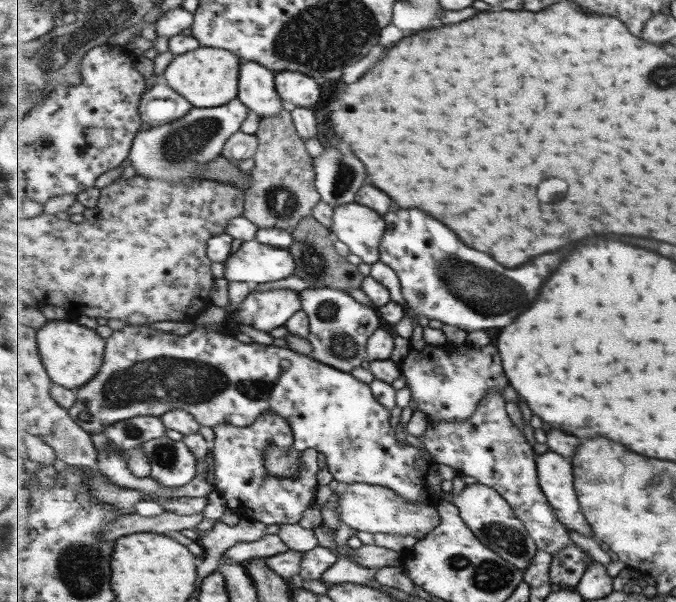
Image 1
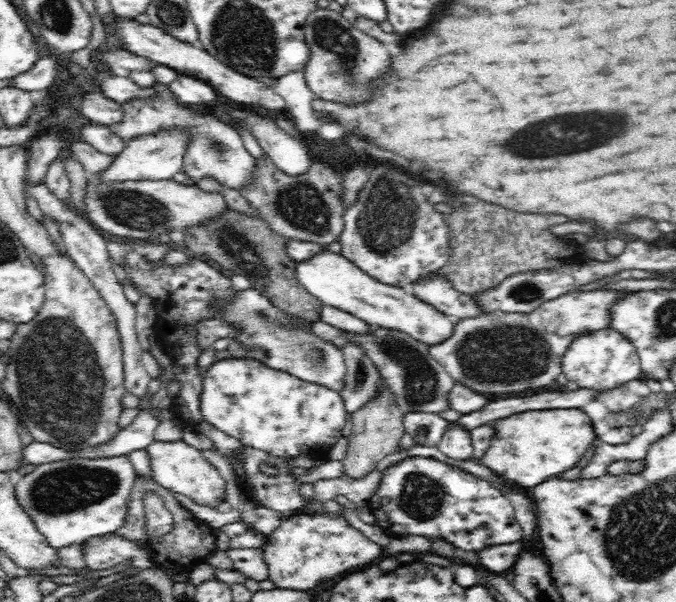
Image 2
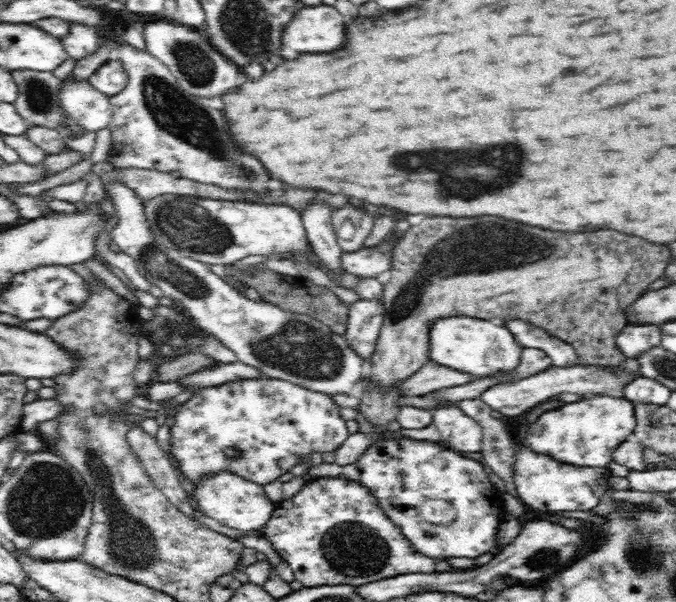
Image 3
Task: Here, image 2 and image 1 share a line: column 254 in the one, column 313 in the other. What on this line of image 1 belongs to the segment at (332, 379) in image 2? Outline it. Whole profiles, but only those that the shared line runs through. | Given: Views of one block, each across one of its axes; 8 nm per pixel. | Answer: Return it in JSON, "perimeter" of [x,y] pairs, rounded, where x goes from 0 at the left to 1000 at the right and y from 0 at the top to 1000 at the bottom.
{"perimeter":[[[493,478],[442,482],[448,492],[448,517],[459,528],[456,563],[463,573],[460,593],[472,601],[496,608],[504,616],[519,618],[546,598],[544,568],[564,542],[564,528],[546,508],[531,505],[512,483]]]}

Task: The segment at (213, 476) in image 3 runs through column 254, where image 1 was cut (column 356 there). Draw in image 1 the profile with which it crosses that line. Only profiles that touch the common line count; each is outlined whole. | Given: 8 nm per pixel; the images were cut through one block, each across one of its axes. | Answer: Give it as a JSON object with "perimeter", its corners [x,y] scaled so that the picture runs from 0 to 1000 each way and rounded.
{"perimeter":[[[537,801],[515,804],[512,816],[503,822],[497,850],[503,867],[518,879],[549,885],[553,890],[568,885],[617,890],[621,895],[654,870],[652,857],[643,841],[608,834],[580,811]]]}

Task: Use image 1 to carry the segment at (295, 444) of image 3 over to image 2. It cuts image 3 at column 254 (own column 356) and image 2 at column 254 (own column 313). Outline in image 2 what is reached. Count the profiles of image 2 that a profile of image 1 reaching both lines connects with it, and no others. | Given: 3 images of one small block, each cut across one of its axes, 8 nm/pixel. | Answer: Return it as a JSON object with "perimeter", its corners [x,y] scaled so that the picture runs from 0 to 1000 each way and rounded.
{"perimeter":[[[337,593],[303,616],[297,654],[303,701],[357,731],[364,741],[425,762],[438,757],[482,759],[507,726],[515,683],[500,650],[399,611],[389,600]]]}

